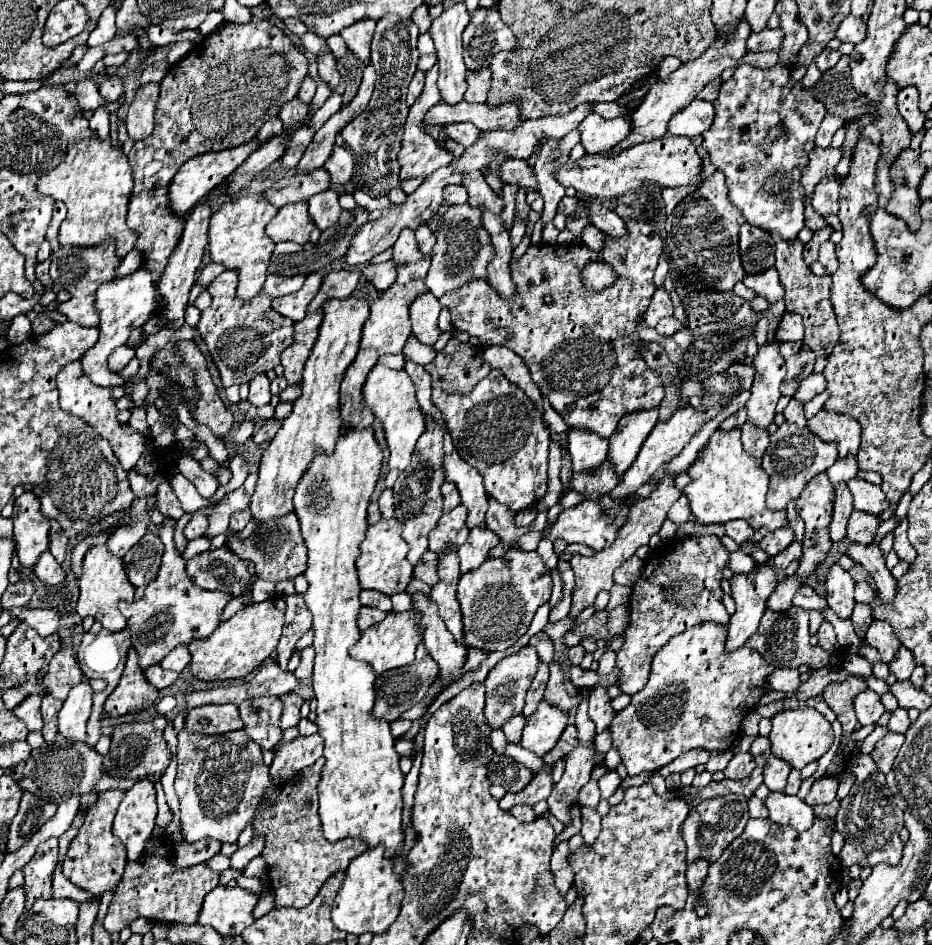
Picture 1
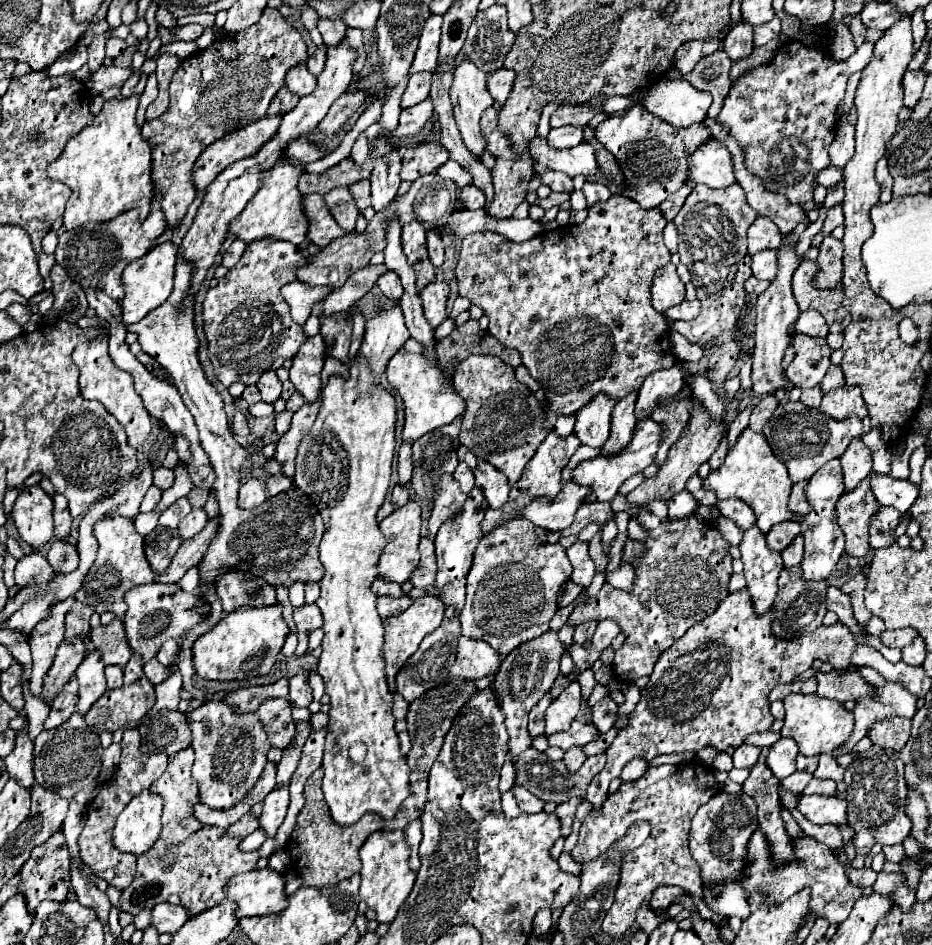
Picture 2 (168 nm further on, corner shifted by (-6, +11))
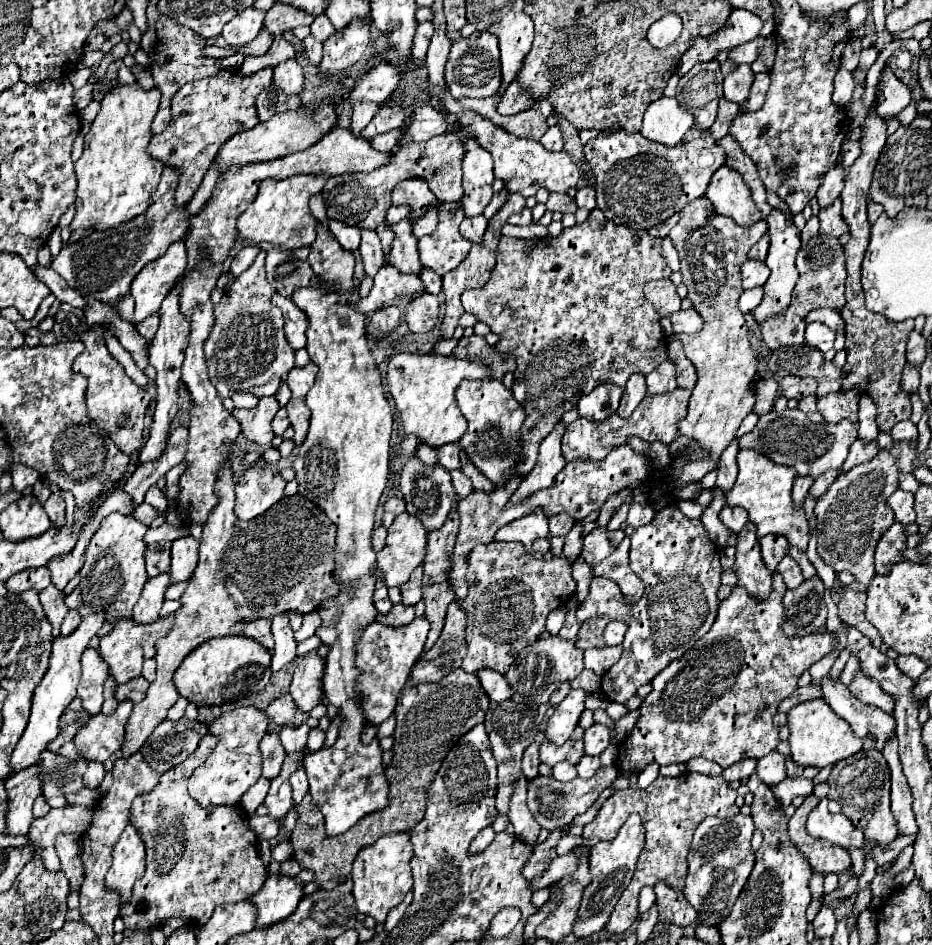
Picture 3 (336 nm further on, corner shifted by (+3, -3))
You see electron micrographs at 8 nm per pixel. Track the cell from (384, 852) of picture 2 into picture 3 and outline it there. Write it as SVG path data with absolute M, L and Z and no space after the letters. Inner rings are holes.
M394 832L386 834L368 848L362 848L352 866L352 880L354 888L352 894L356 898L358 912L376 918L376 922L384 922L386 914L398 906L404 896L412 890L412 870L410 860L414 856L410 834L408 832Z

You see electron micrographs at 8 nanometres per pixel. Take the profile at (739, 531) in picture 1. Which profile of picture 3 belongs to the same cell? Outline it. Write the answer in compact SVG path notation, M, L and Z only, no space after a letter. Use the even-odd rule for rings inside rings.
M724 506L724 508L720 510L720 520L722 520L732 532L740 532L742 526L746 524L746 520L748 520L748 514L746 514L742 508L738 508L738 506Z

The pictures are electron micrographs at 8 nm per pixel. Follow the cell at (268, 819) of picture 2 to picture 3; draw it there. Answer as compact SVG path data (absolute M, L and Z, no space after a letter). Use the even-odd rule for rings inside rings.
M304 752L292 760L292 758L284 758L284 764L282 764L282 772L280 772L280 778L272 780L272 786L270 786L270 792L266 796L266 808L268 808L268 814L270 816L280 816L284 818L288 814L288 810L294 806L294 800L292 800L292 786L290 786L290 774L296 772L300 768L300 760L304 758Z

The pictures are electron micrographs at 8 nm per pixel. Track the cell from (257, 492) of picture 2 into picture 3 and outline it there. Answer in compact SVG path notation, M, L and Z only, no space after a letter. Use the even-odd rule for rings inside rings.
M258 466L246 468L236 484L236 516L240 520L252 520L264 514L270 506L282 500L284 486L286 480L280 472Z

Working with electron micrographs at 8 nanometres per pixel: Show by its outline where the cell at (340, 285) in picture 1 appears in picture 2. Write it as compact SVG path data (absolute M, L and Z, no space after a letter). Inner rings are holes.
M369 264L367 268L361 268L357 272L353 272L349 276L349 280L341 286L341 288L335 288L329 292L327 298L323 298L321 302L317 302L313 306L313 312L311 316L307 318L305 326L303 326L303 332L305 336L315 336L319 332L319 324L321 324L321 318L325 316L331 316L337 312L337 308L351 308L375 282L377 278L385 272L385 264L379 264L379 266L373 266Z

